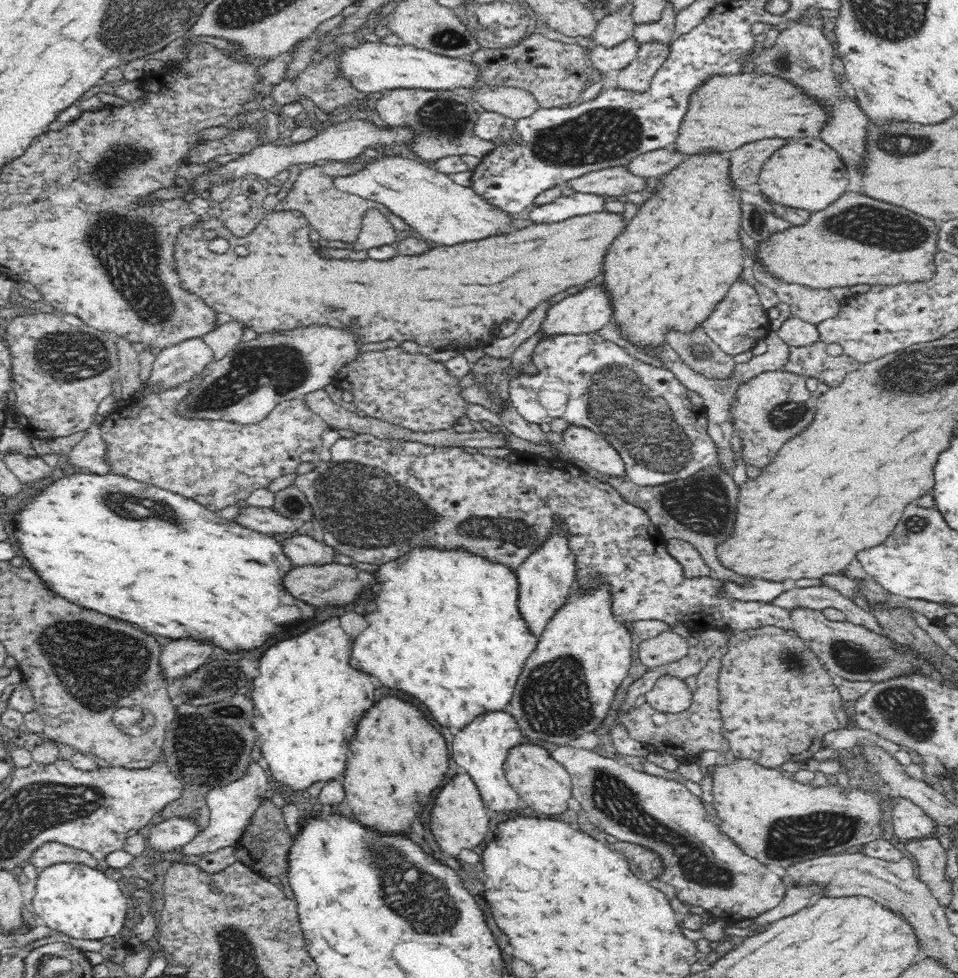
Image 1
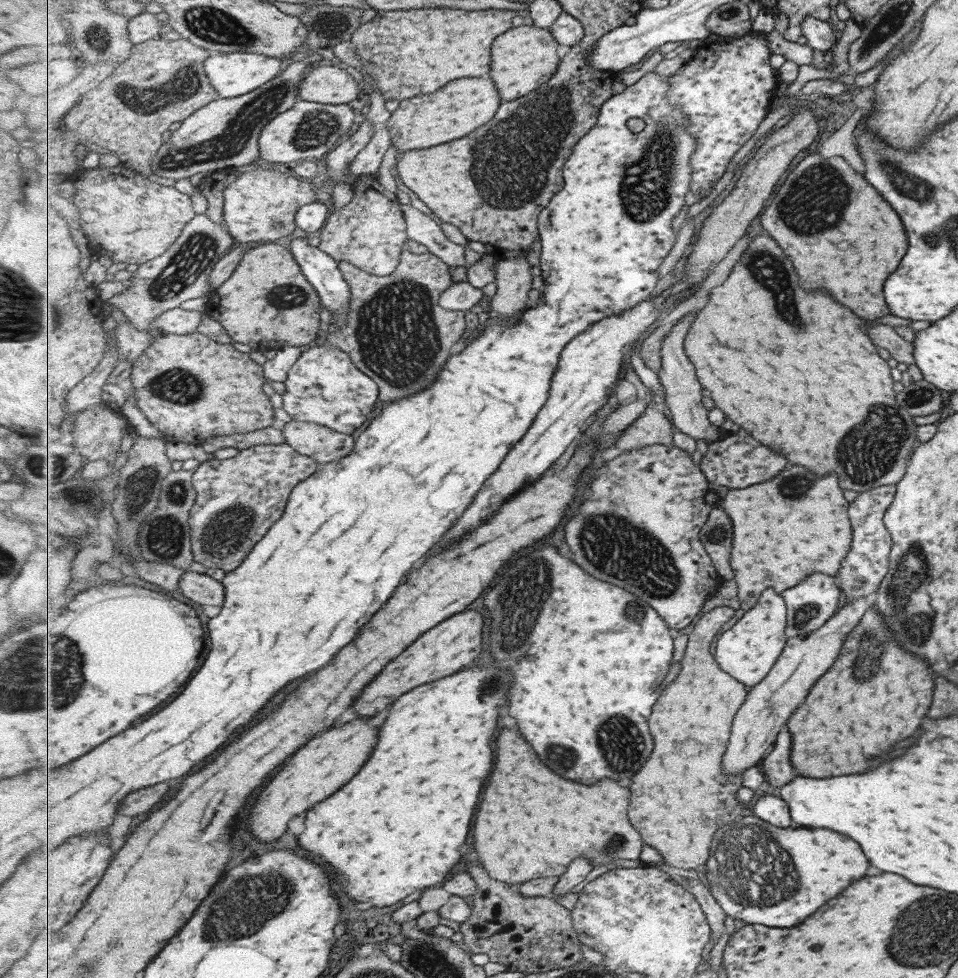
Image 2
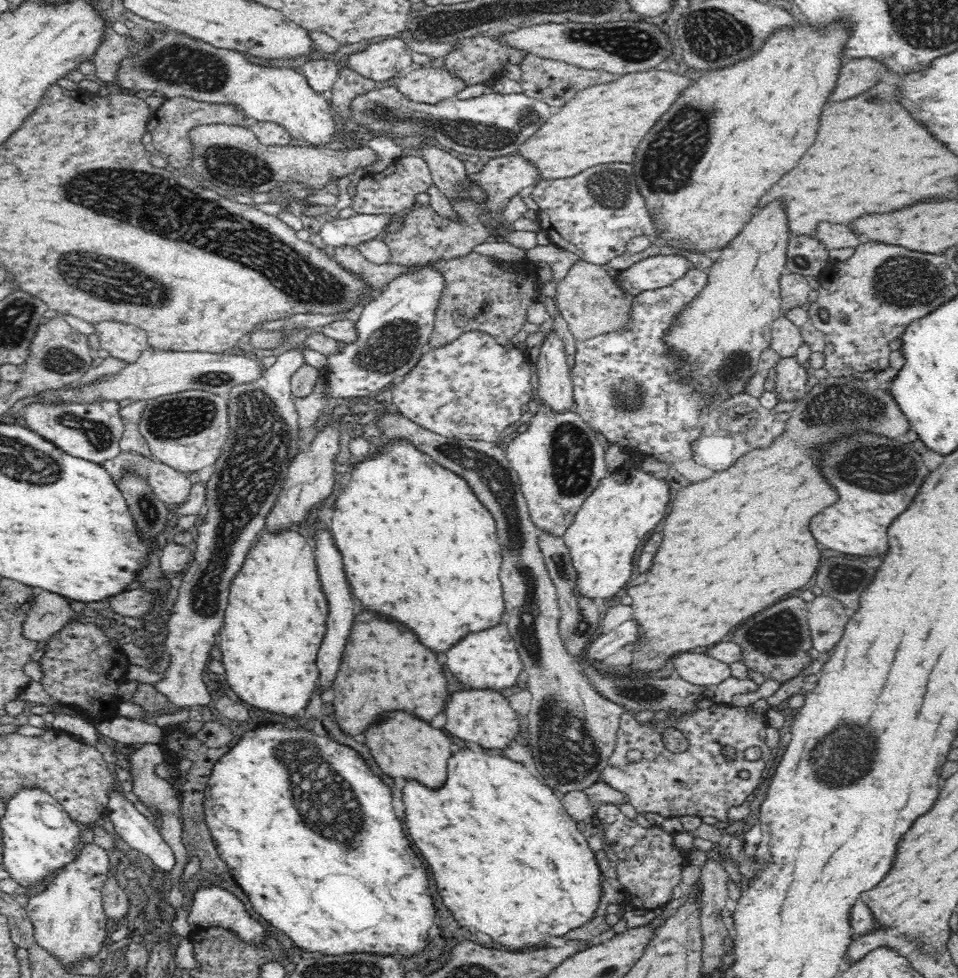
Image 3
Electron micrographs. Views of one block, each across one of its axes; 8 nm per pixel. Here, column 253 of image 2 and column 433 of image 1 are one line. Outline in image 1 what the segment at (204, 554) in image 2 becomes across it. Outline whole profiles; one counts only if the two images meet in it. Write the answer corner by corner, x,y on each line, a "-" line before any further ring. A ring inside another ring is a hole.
356,434
355,437
340,437
329,450
331,460
326,462
316,459
316,466
307,473
301,474
295,478
294,484
305,493
310,501
313,516
318,526
323,532
323,541
335,548
338,553
346,555
358,562
367,562
368,564
380,565
386,564
404,558
410,554
412,549
420,547
432,547
439,552
450,552
449,550
462,549
463,552
480,556
494,564
502,564
512,573
516,574
519,566
536,552
537,548
543,547
546,539
554,533
562,533
568,539
568,547
575,558
576,563
576,585
579,586
580,593
591,593
596,587
606,585
610,593
610,609
612,615
618,622
636,622
637,620
660,620
668,625
669,630
682,624
687,630
692,632
707,631
710,629
734,629
745,631
748,629
762,628
763,626
777,626
783,629
792,629
792,619
790,611
785,608
770,603
754,600
738,600
730,598
723,594
723,586
726,581
709,576
696,576
686,578
684,576
684,567
678,560
668,552
667,541
658,527
651,521
649,514
643,508
630,504
622,498
621,492
614,488
608,482
602,482
595,477
587,475
576,463
567,462
560,458
546,458
536,453
527,453
524,451
513,450
511,455
506,458
496,458
496,456
485,456
481,453
470,454
460,447
442,447
438,448
418,442
408,442
392,439
381,439
373,434

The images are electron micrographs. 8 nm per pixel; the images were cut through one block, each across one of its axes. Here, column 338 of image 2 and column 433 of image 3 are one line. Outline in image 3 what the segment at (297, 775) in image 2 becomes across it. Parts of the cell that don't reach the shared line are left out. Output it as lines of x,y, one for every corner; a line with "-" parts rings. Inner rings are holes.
404,712
390,714
380,726
368,730
368,748
376,762
390,778
416,780
430,790
440,790
448,778
448,760
452,758
452,741
444,732
424,724
416,718
408,718

